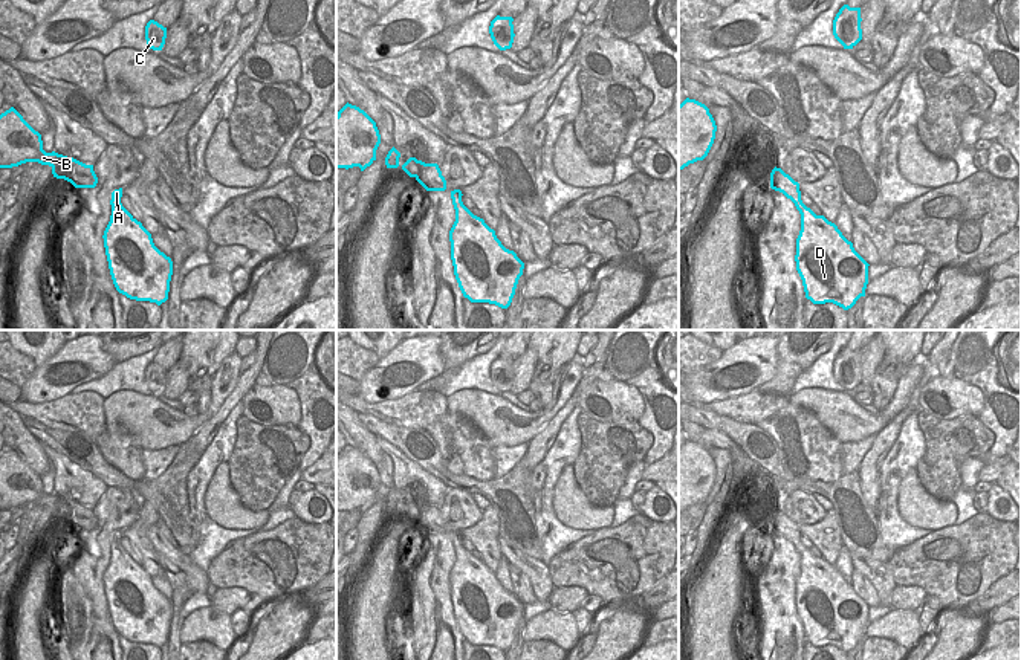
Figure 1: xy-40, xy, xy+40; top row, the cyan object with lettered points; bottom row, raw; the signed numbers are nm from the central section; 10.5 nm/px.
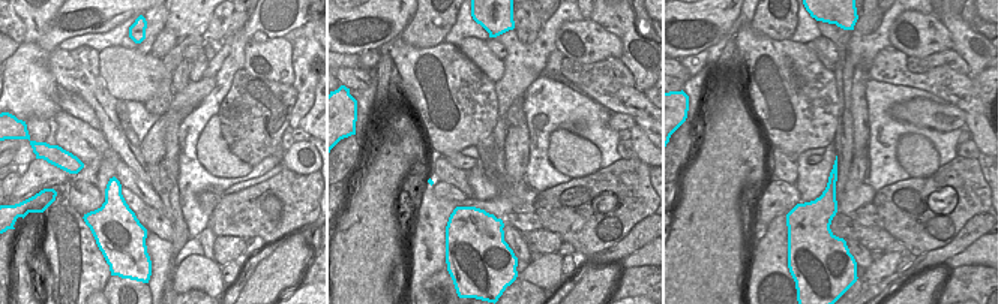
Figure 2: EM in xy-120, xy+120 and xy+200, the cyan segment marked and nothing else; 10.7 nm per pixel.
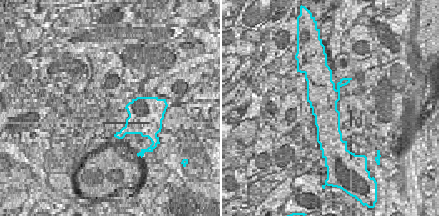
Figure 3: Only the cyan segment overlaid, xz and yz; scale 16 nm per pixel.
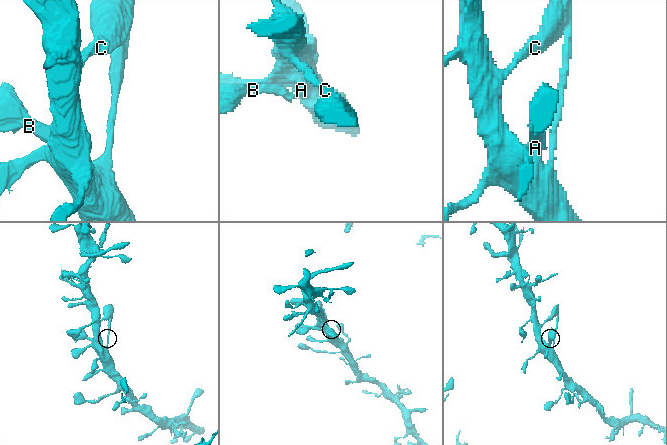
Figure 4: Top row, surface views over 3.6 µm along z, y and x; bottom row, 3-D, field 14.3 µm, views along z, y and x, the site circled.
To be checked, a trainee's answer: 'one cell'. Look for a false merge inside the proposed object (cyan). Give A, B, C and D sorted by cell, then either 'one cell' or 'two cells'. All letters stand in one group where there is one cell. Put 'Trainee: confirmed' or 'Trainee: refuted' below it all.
groups A B C D; one cell
Trainee: confirmed

